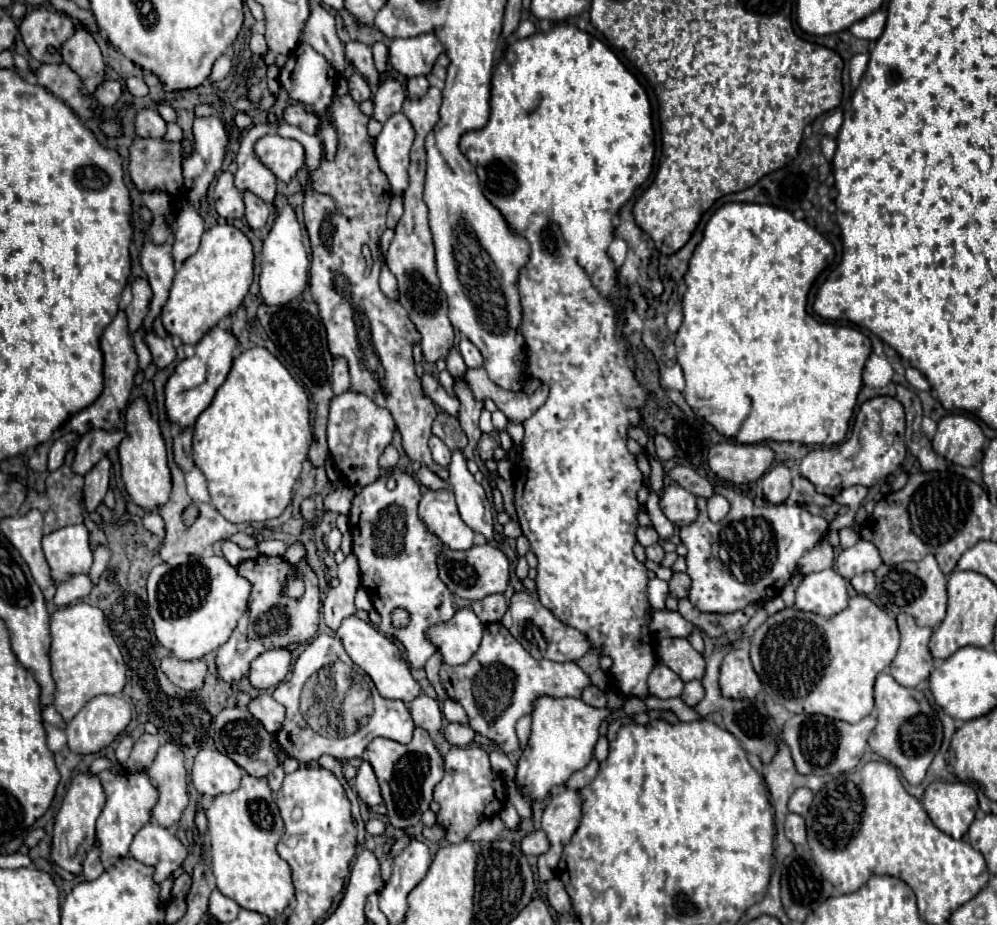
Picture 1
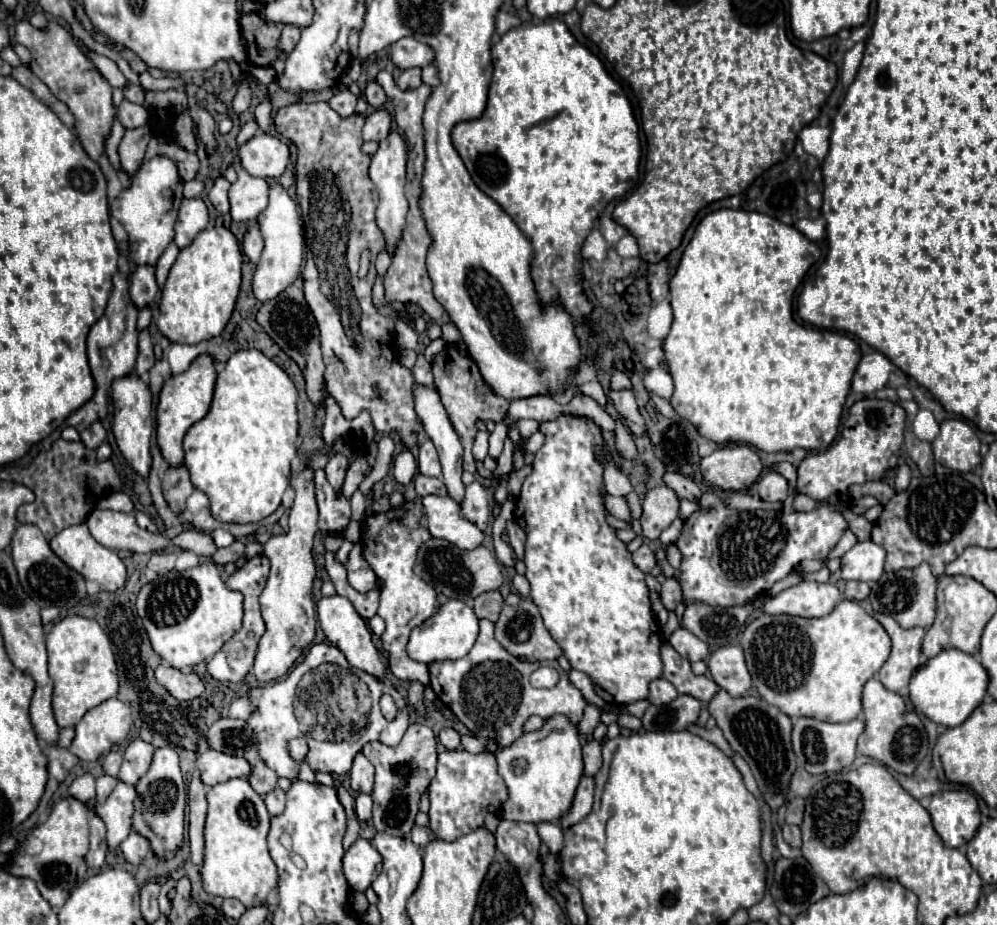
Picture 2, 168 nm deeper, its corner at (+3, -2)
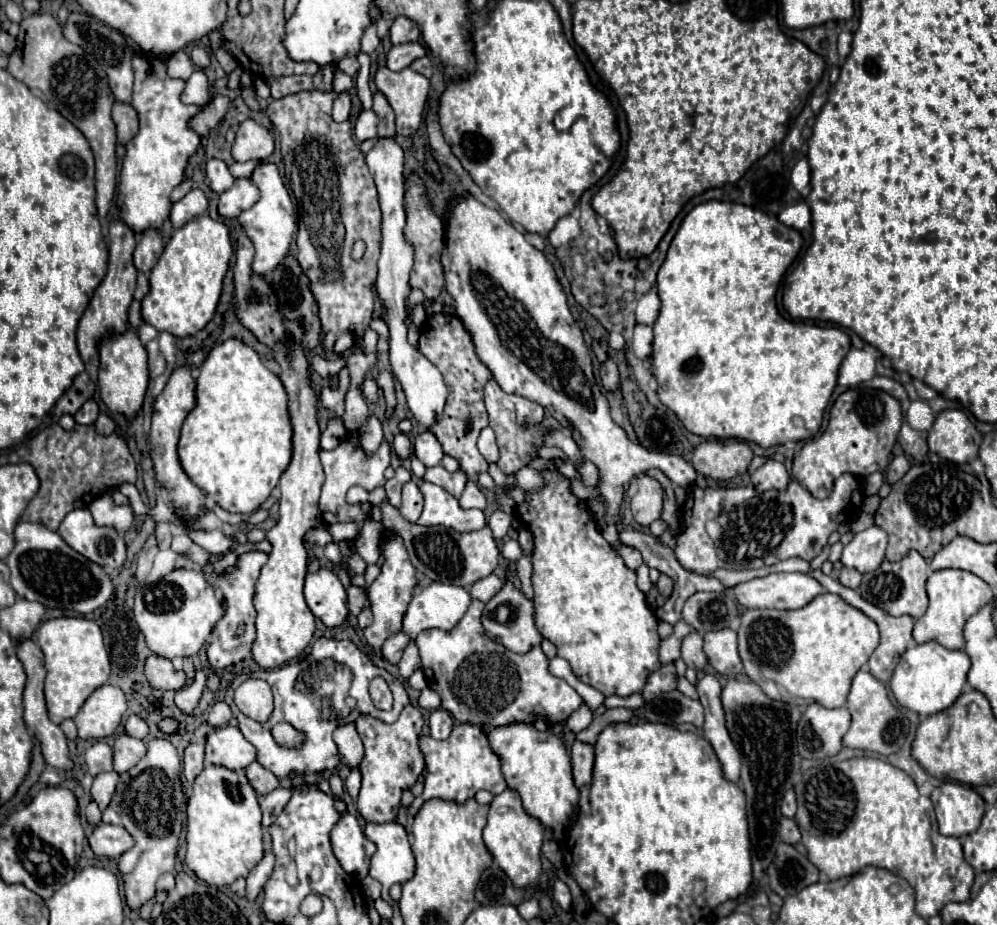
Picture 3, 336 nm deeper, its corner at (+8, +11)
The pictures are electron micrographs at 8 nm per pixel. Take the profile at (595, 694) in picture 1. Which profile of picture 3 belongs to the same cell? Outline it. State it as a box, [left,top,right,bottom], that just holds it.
[566,705,592,733]

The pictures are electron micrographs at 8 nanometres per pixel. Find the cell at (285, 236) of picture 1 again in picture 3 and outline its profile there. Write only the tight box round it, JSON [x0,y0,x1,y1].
[238,163,298,275]

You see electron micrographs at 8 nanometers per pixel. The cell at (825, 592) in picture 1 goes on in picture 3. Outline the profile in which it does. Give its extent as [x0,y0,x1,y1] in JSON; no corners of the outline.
[732,573,822,609]

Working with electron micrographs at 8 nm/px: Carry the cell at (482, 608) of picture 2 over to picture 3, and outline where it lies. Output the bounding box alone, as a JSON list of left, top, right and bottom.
[470,573,504,603]

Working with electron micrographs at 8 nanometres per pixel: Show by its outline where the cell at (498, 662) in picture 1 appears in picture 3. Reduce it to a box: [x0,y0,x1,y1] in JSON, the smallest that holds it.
[416,599,582,727]

